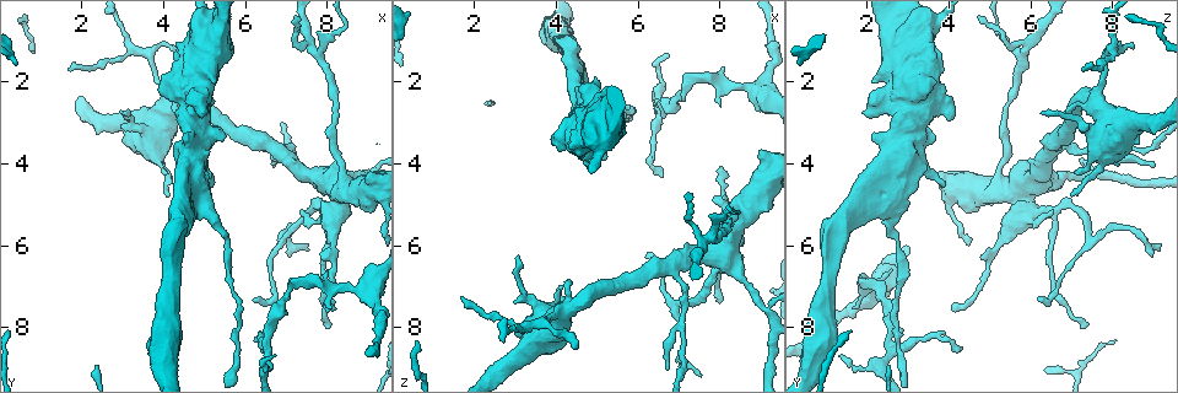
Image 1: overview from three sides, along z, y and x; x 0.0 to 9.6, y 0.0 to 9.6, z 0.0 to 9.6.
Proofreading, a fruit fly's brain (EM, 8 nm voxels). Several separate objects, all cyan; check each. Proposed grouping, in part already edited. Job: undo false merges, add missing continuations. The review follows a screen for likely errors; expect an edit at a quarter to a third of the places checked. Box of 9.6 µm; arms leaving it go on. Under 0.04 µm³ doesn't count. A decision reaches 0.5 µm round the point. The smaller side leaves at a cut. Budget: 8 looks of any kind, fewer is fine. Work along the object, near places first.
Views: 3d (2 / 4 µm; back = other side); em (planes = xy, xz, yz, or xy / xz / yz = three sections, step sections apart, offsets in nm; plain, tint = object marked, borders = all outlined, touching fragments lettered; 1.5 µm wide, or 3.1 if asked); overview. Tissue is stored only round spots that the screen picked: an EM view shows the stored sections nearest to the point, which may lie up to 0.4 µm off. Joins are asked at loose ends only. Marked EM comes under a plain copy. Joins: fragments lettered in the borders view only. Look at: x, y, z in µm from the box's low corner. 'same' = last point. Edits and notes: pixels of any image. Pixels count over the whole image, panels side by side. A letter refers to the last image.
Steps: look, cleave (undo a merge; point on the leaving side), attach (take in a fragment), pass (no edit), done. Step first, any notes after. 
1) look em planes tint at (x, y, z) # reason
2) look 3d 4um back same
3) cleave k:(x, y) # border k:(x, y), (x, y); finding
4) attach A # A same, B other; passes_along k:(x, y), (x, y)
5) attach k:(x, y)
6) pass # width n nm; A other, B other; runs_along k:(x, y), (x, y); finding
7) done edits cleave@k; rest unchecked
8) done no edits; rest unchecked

look 3d 2um at (7.80, 1.35, 5.85) # three arms meet

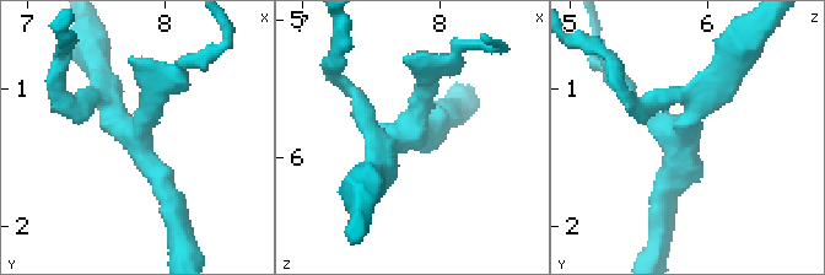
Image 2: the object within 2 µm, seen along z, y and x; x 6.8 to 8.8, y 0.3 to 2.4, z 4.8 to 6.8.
look em planes borders at (7.78, 1.36, 5.82)

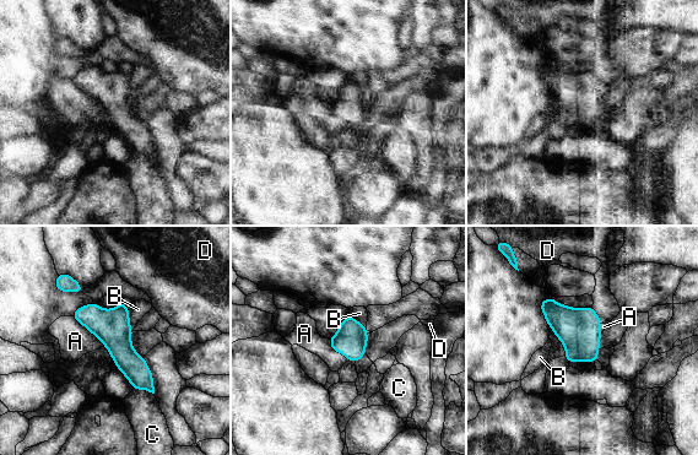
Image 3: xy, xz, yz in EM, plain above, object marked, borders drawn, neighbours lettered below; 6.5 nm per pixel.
pass # A other, B other, C other, D other; runs_along 3:(79, 312), (120, 347), (151, 389); all the same cell

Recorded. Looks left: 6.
look em planes borders at (9.00, 4.35, 3.70) # an open end

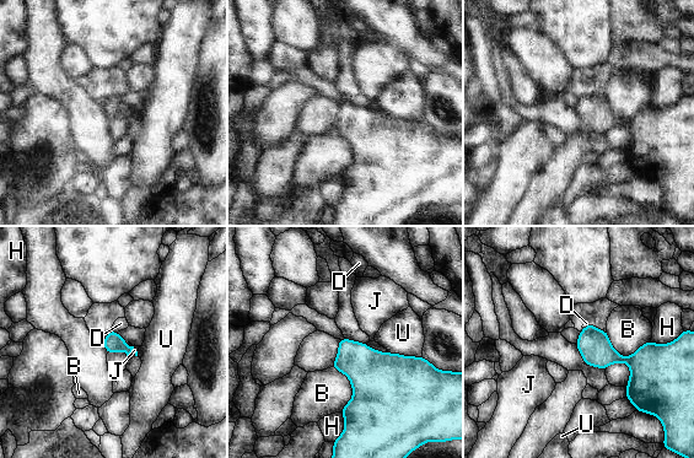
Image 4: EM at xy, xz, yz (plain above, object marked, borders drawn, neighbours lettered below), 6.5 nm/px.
pass # B other, D other, H other, J other, U other; no lettered fragment goes on from it

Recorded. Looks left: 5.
look 3d 2um at (6.75, 8.60, 1.40) # thin end

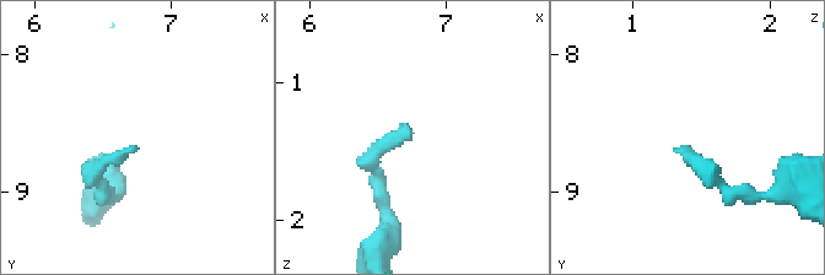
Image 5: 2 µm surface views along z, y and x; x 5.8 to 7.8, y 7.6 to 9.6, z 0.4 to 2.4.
look em xz step 4 borders at (6.74, 8.68, 1.44) # now the EM

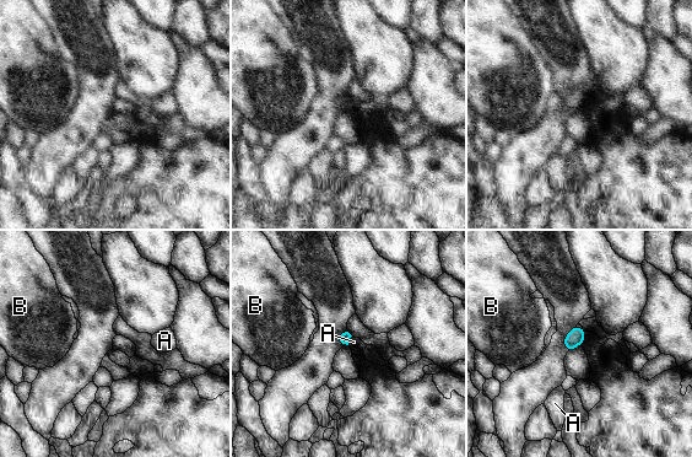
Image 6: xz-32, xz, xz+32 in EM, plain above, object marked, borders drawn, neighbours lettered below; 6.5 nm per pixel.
look em planes borders same # another direction

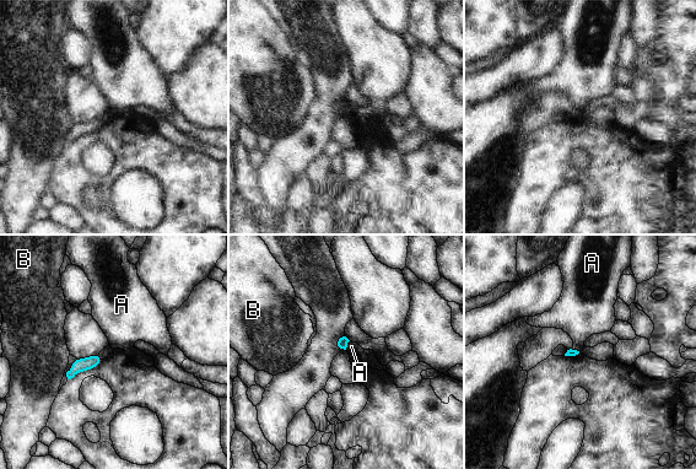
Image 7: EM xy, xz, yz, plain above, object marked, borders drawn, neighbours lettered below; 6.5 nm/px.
pass # A other, B other; border 7:(349, 340), (345, 349); no lettered fragment goes on from it

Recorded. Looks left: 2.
done no edits; rest unchecked

